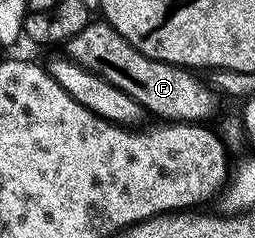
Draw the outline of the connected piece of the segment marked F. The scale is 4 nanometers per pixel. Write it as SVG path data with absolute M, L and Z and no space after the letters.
M104 18L90 19L89 24L83 26L83 30L79 34L75 34L75 38L67 41L67 55L76 64L82 64L87 70L91 70L102 76L107 82L111 82L111 86L115 86L126 92L131 98L135 98L135 102L139 102L139 106L143 106L150 117L157 116L153 118L158 121L199 124L212 121L218 115L218 93L204 79L201 81L197 77L200 75L194 74L190 69L182 68L179 64L168 64L162 60L147 58L147 54L135 50L135 46L131 46L131 42L127 42L127 38L123 38L123 34L116 32Z

